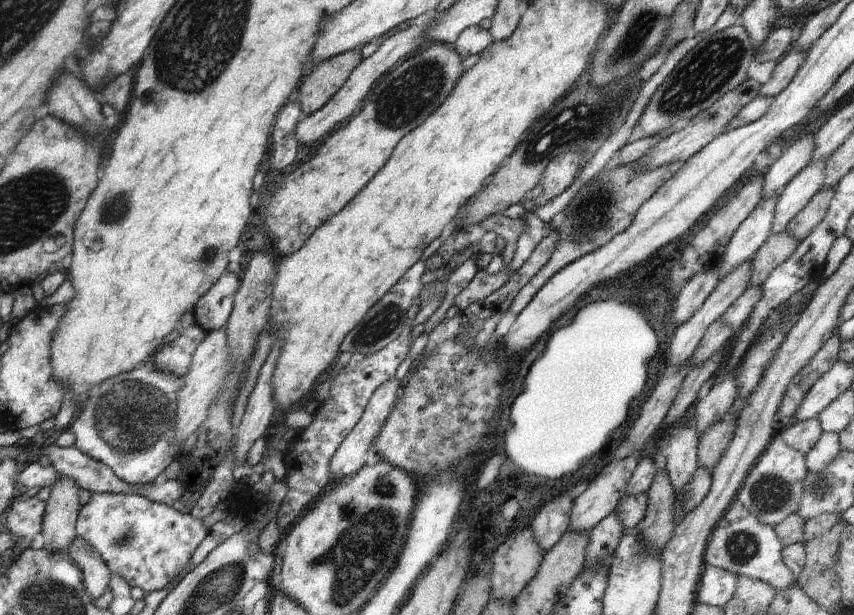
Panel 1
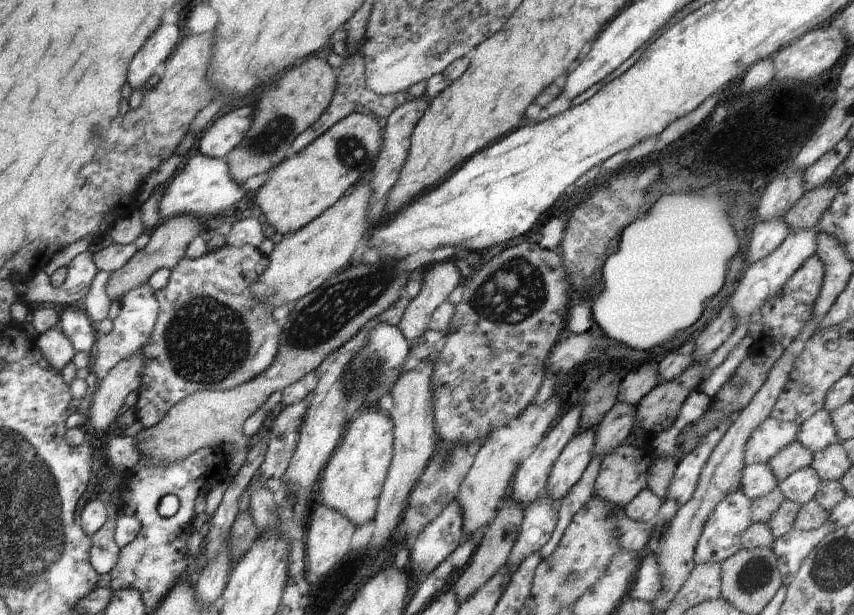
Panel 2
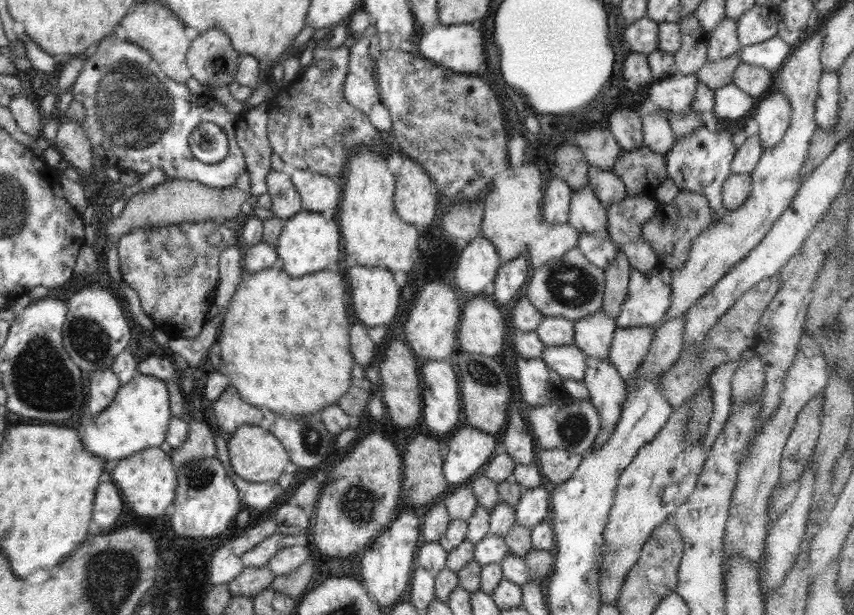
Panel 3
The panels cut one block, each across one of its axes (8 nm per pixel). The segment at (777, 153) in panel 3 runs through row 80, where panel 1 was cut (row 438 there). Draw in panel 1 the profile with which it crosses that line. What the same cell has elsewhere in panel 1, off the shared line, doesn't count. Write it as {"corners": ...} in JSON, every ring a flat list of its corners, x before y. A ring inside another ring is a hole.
{"corners":[[817,419,798,421,794,426,789,426,786,430,777,434,778,438,793,450,806,455,821,438,822,428]]}

